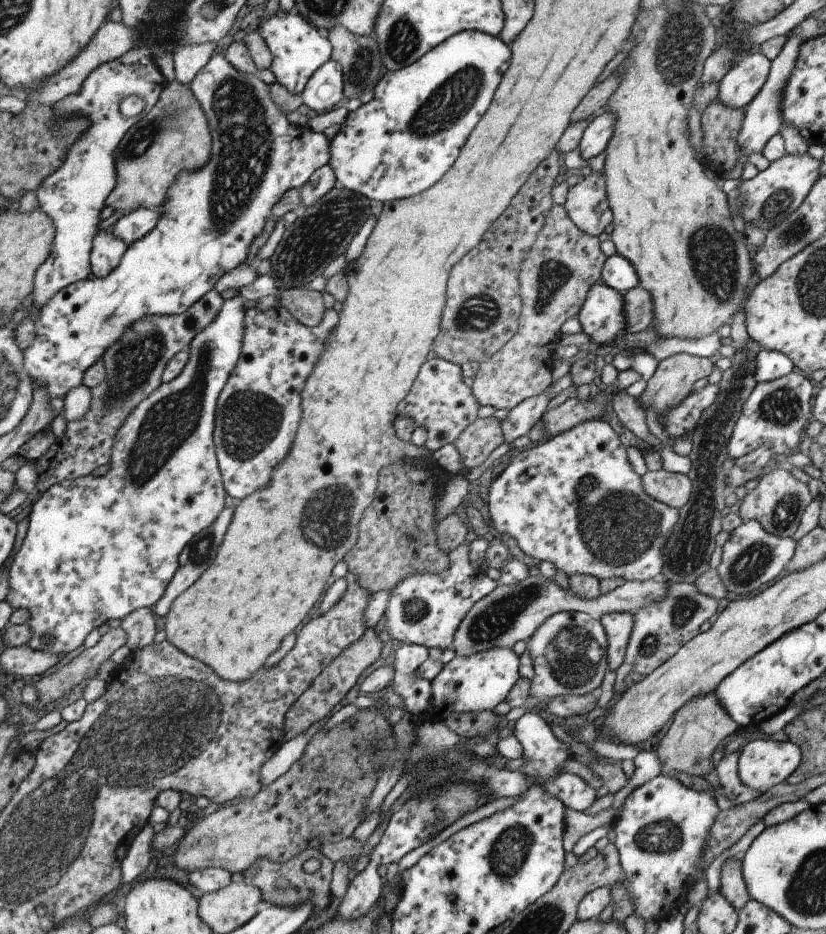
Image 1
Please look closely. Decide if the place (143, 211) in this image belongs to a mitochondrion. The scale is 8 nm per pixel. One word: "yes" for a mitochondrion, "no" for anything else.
no

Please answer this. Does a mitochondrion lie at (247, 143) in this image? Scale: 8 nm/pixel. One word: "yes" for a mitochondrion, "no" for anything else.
yes

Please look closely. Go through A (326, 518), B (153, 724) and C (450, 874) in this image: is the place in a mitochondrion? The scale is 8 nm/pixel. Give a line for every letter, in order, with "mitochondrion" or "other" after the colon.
A: mitochondrion
B: mitochondrion
C: other

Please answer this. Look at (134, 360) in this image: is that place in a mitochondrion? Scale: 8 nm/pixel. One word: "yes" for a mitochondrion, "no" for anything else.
yes

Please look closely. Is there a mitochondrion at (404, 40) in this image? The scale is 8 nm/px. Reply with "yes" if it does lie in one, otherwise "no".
yes

